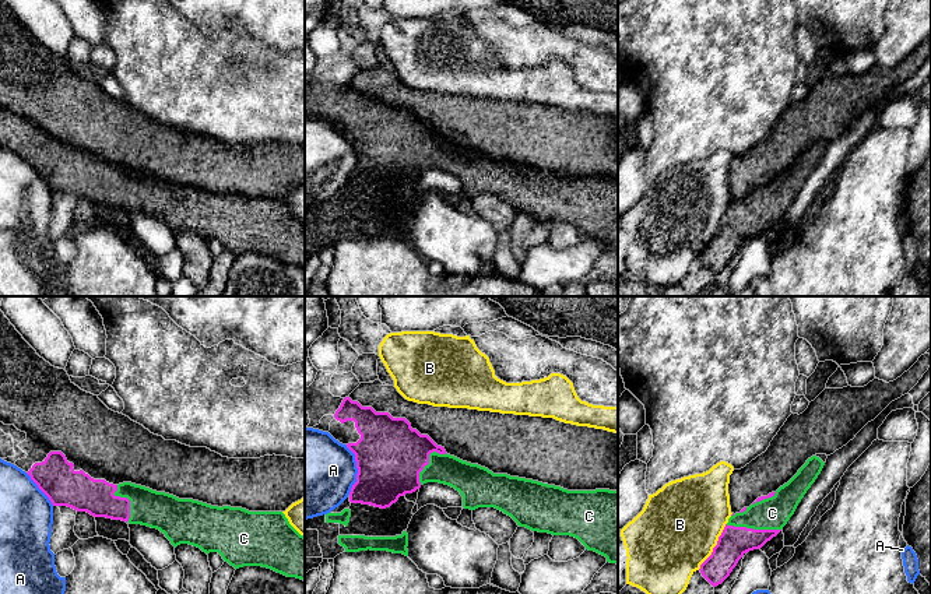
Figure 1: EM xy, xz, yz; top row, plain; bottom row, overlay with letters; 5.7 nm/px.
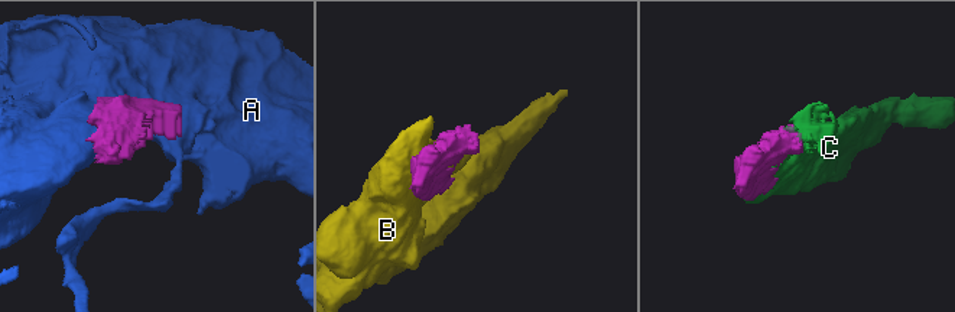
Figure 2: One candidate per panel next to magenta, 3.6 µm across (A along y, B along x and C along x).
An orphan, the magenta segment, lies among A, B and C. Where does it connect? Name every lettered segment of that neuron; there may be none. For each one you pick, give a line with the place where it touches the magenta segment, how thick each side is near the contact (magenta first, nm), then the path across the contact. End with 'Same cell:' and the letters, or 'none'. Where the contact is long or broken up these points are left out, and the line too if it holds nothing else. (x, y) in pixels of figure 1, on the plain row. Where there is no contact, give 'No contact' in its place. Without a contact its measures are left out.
C: Touches magenta at yz (752, 215). Thickness 180 nm (magenta) against 190 nm
Same cell: C

